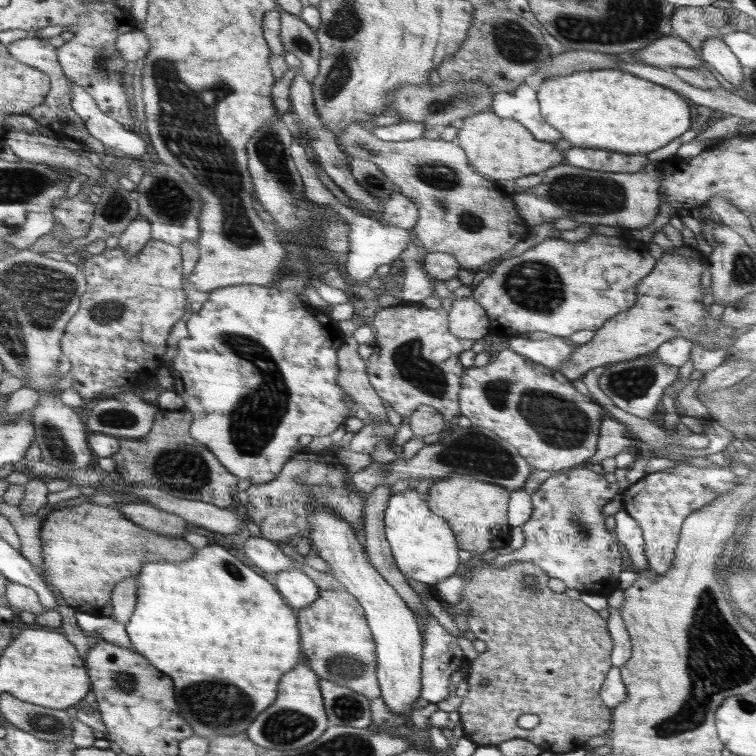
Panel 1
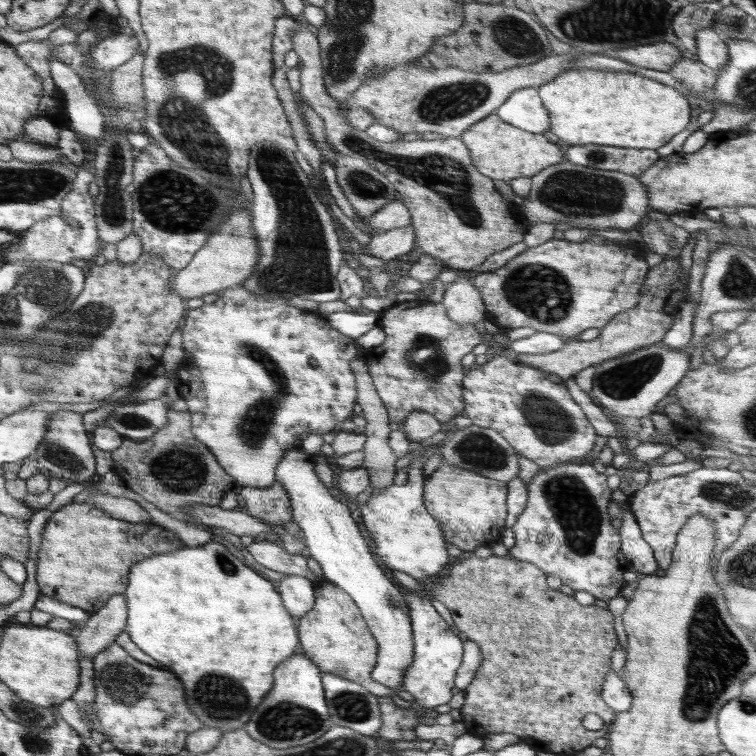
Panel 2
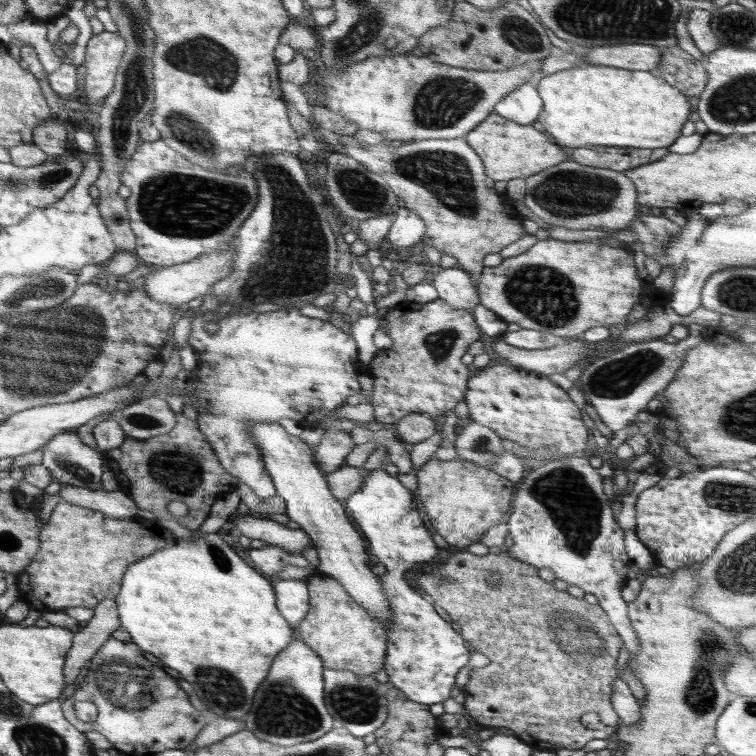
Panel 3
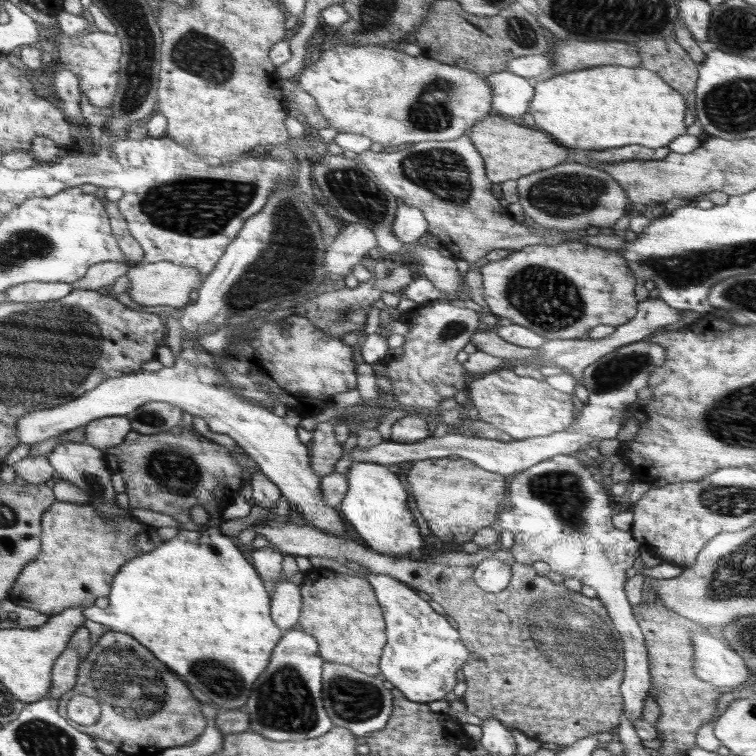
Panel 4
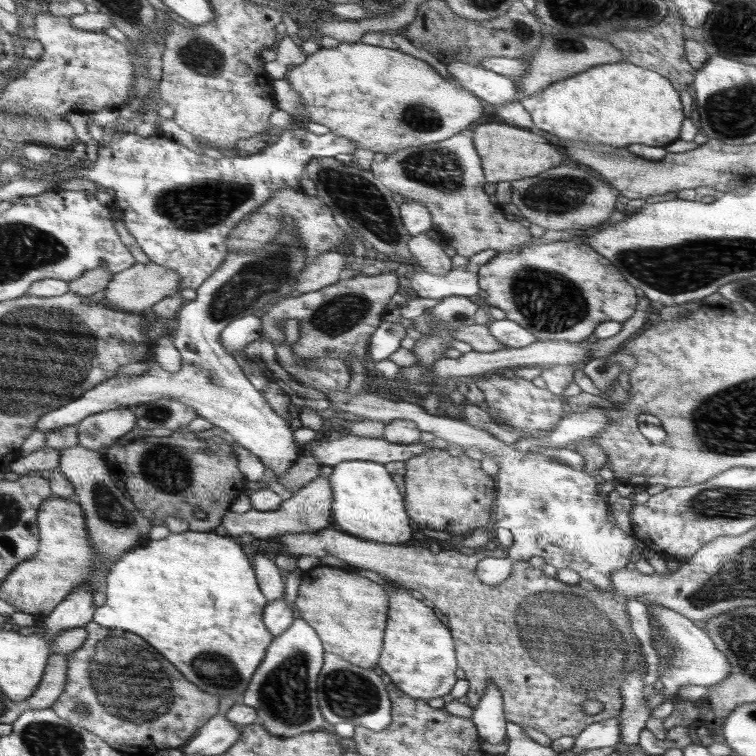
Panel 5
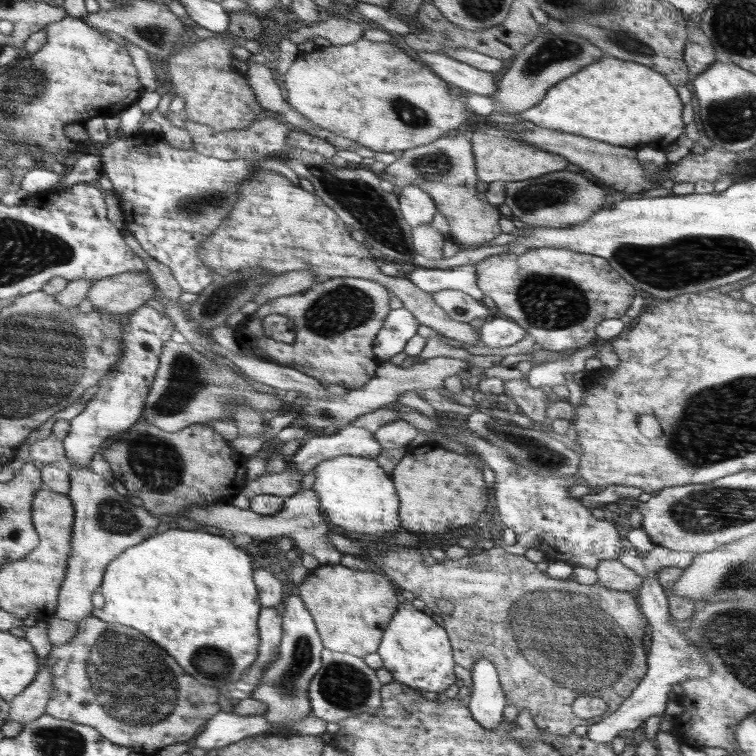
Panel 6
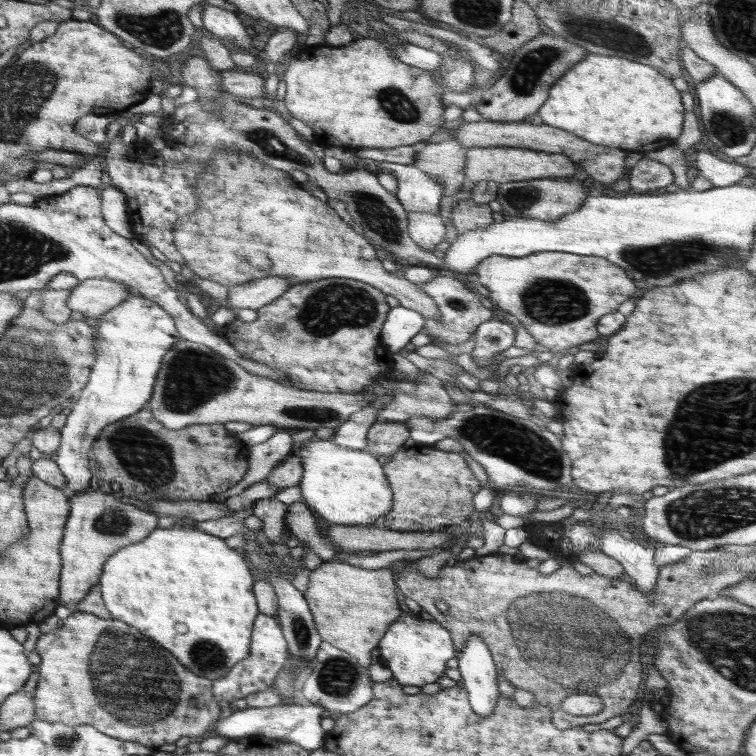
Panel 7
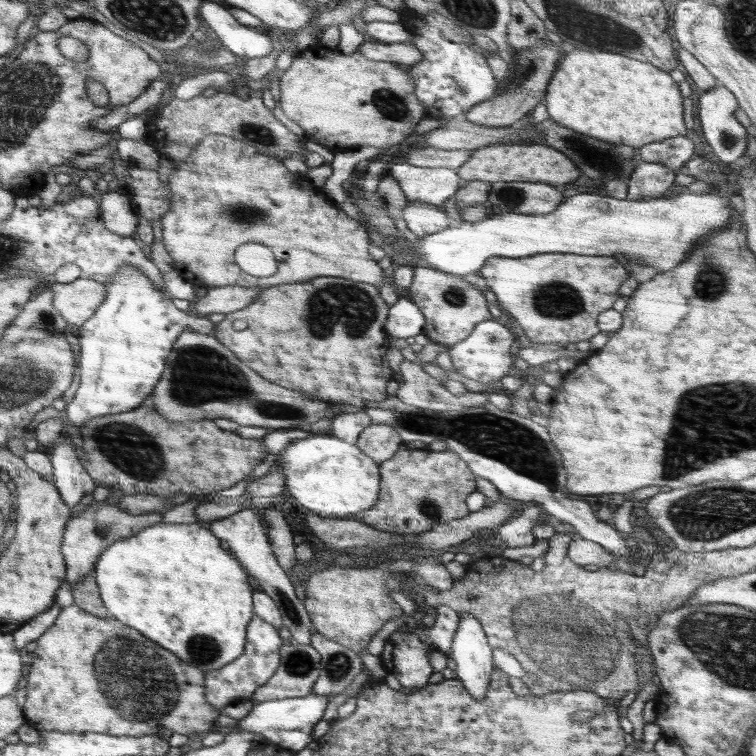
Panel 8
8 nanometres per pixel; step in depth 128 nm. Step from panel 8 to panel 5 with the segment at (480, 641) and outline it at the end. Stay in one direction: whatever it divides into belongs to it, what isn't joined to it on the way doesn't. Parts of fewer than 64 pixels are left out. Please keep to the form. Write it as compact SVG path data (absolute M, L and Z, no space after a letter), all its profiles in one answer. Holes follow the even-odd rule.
M489 682L480 702L473 709L471 720L476 725L477 733L483 741L490 744L504 742L507 736L507 720L503 707L501 692L493 682Z

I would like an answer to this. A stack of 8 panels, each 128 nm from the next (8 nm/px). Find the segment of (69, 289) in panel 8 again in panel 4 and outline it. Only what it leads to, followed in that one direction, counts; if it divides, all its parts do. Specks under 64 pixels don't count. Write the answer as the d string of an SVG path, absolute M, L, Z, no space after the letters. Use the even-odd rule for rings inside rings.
M168 261L154 263L140 262L132 264L125 274L128 276L132 286L126 293L131 300L142 306L173 306L182 310L190 303L190 293L196 290L204 277L198 269L189 266L177 265Z

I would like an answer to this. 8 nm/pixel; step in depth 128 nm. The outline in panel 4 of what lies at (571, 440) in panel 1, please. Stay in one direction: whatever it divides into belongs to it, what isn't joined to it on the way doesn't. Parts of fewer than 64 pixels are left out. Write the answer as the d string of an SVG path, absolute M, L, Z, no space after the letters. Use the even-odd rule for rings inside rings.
M512 368L495 369L470 378L467 394L475 418L481 418L482 422L488 422L490 426L518 440L566 430L576 417L571 394L552 388L546 381L518 376Z

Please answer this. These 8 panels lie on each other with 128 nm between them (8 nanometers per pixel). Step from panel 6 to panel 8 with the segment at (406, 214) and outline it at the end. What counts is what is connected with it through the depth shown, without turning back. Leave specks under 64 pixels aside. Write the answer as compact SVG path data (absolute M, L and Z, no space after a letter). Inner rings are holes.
M402 162L391 165L387 173L398 181L409 201L419 200L438 207L462 186L461 178L450 168L422 168Z

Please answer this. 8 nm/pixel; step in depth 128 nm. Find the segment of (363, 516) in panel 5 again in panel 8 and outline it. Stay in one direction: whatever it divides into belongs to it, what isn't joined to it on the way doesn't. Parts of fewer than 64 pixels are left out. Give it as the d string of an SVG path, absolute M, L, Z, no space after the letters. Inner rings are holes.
M330 432L295 438L282 452L275 455L275 467L285 474L285 490L290 494L290 499L296 500L303 510L311 511L322 518L349 519L362 513L363 510L372 509L372 506L376 505L376 500L379 500L379 463L366 456L356 445L344 442Z

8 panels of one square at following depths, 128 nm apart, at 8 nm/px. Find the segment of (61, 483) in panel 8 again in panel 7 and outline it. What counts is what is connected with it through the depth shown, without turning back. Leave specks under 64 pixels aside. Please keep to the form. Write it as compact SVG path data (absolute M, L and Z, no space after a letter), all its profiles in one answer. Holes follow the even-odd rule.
M130 294L130 299L121 302L115 309L109 310L103 317L96 320L98 332L95 335L95 349L98 355L95 364L92 365L90 380L86 388L82 389L78 395L78 401L72 405L72 411L63 419L61 431L61 443L59 449L55 451L54 459L66 483L66 490L74 496L82 491L88 490L92 472L88 466L88 450L94 446L94 440L98 440L108 425L113 422L122 421L123 418L136 414L146 406L152 398L154 383L163 356L172 348L179 337L174 319L166 310L160 308L155 302L144 299L139 294Z

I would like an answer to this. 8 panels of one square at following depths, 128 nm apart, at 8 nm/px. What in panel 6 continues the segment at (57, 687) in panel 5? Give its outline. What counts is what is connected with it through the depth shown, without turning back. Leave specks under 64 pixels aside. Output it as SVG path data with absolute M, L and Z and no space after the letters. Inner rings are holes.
M44 665L38 672L36 680L32 681L14 700L9 702L8 721L16 721L24 724L36 720L45 713L47 702L50 700L50 692L53 691L53 672Z

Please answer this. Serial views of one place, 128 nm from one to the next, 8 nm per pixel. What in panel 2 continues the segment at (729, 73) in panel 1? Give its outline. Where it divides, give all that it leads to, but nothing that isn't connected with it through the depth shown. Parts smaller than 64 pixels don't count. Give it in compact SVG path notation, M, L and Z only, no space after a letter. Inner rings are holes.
M712 28L698 30L695 39L699 61L718 74L728 62L727 45Z

